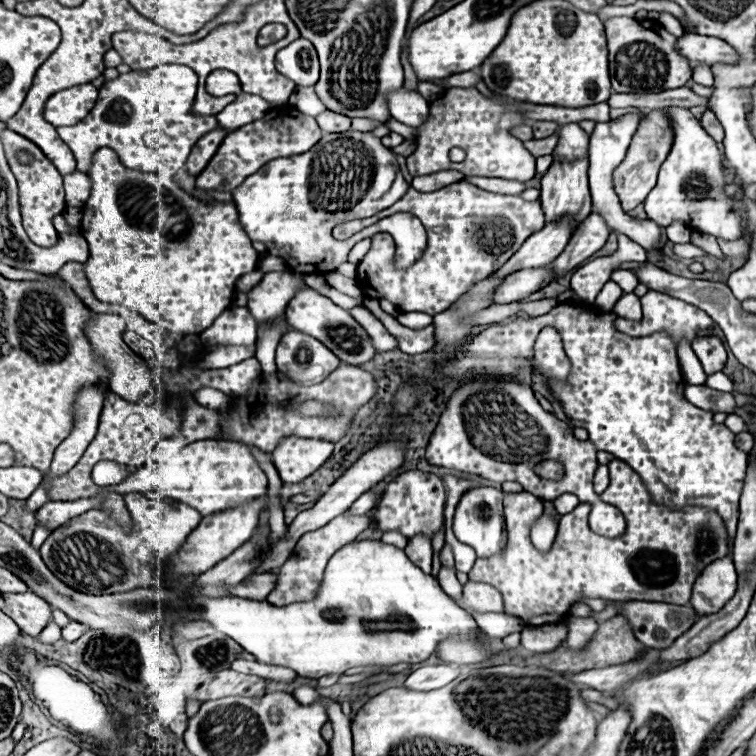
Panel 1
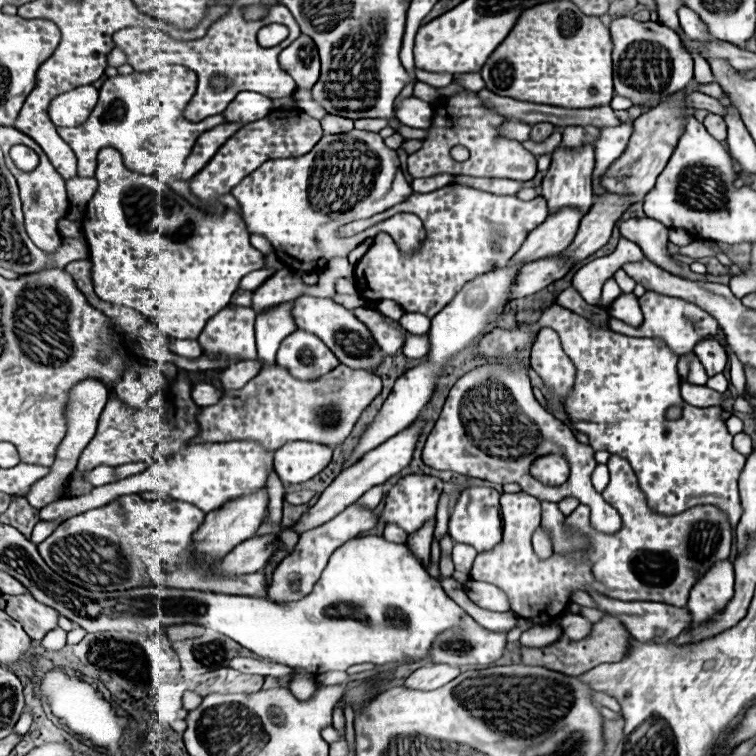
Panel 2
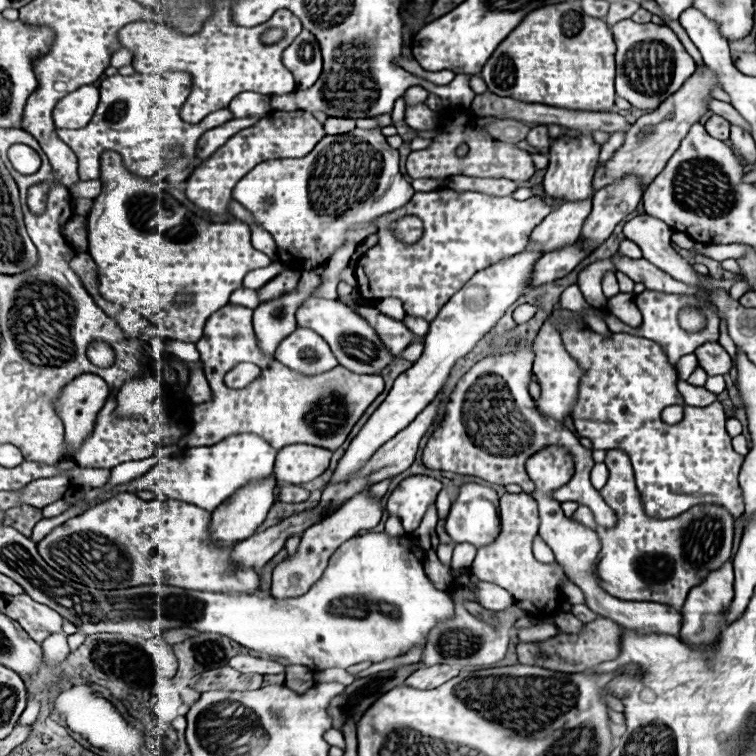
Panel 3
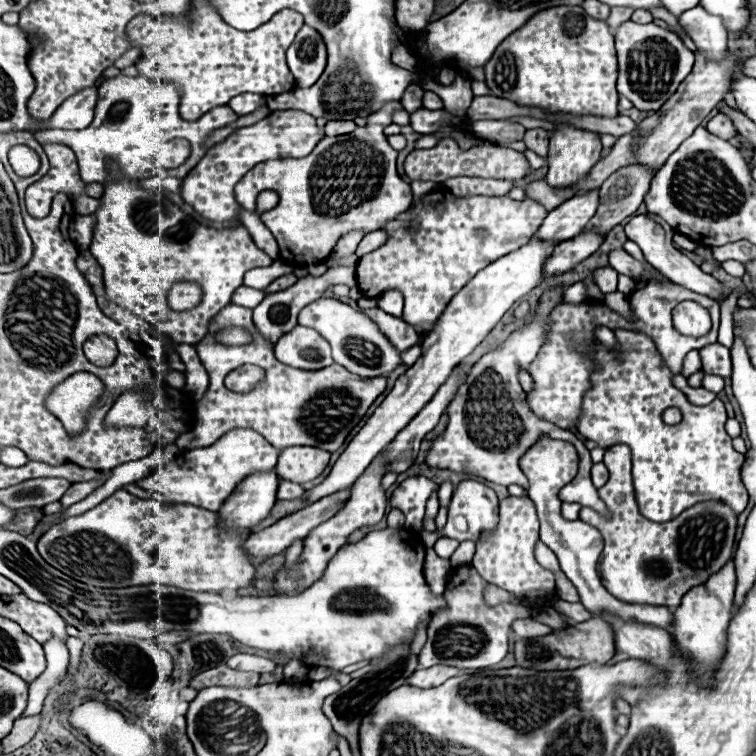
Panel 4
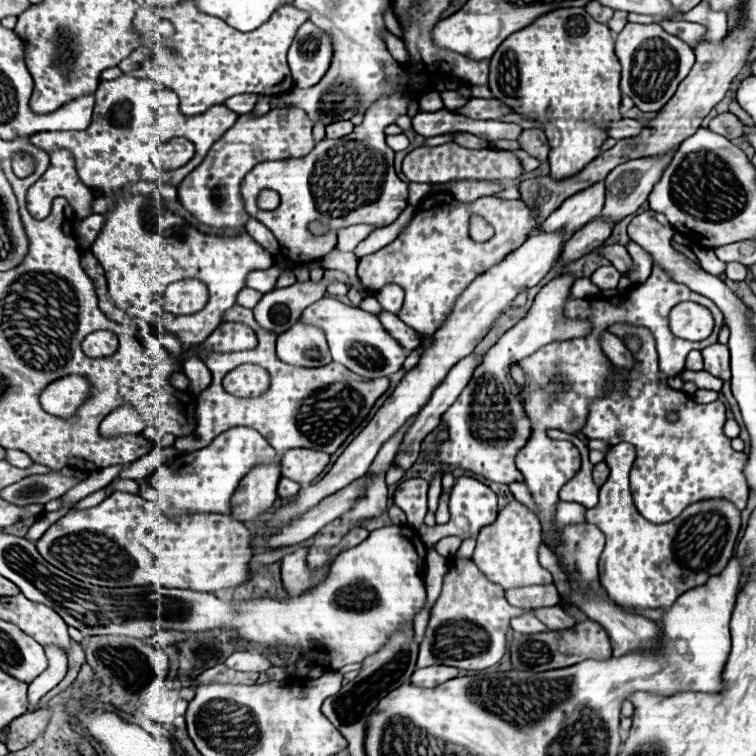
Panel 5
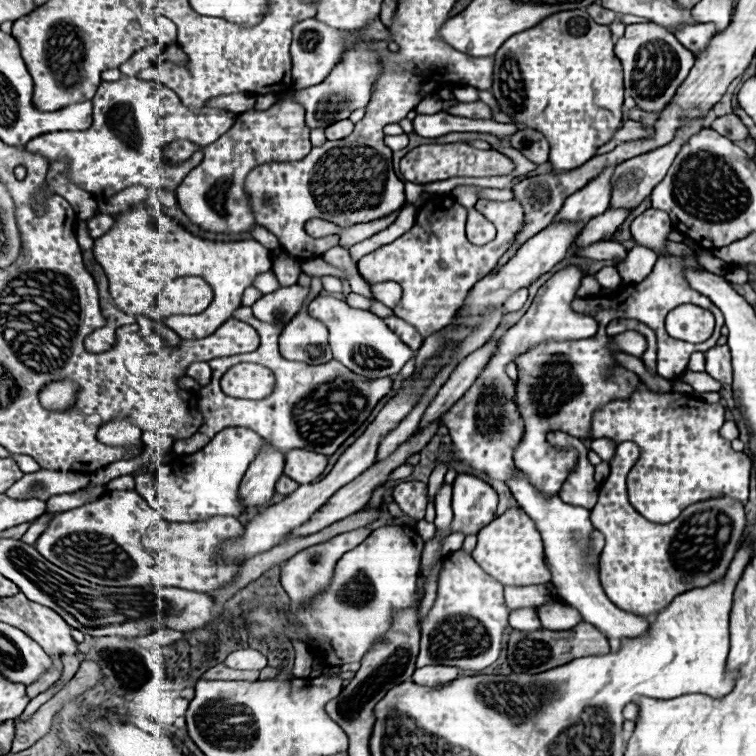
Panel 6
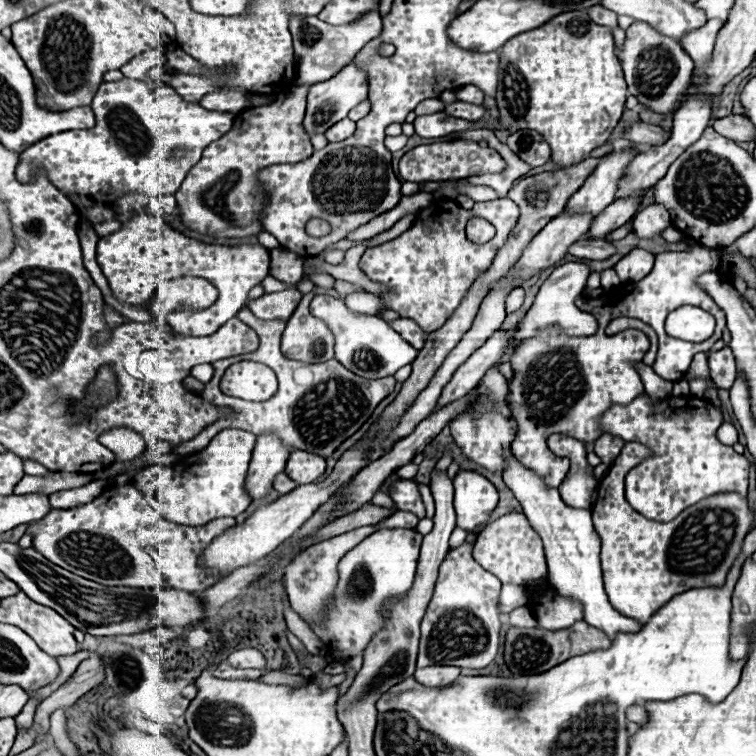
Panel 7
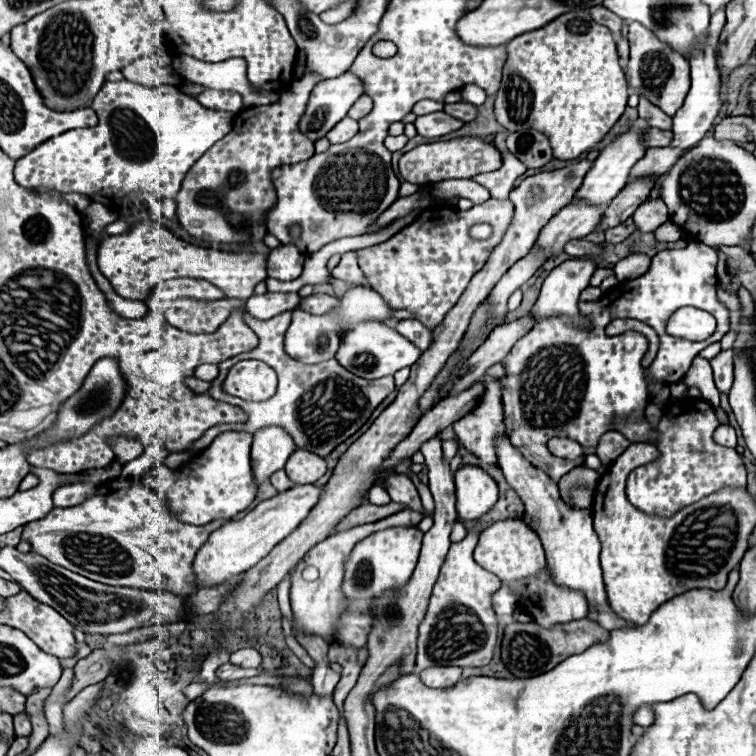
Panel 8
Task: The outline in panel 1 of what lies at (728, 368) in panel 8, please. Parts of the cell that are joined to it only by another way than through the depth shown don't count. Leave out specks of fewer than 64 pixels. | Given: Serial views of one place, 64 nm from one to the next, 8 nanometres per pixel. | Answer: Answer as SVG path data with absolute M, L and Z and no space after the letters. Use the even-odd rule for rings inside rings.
M696 336L696 340L692 340L692 350L706 374L714 374L726 364L726 348L718 336Z

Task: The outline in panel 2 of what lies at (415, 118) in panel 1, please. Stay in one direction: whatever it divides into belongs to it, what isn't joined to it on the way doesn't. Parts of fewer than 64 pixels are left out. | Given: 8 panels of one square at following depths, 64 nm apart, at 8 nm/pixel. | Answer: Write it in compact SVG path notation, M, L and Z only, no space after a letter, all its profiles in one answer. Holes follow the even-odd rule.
M408 96L394 104L396 118L410 128L428 128L432 122L432 106L416 96Z

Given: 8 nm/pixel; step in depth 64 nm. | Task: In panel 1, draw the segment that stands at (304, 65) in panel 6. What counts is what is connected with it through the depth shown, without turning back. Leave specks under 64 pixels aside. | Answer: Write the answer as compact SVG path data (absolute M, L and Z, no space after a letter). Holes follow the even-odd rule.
M304 38L294 40L276 54L276 68L296 86L314 86L320 72L316 50Z

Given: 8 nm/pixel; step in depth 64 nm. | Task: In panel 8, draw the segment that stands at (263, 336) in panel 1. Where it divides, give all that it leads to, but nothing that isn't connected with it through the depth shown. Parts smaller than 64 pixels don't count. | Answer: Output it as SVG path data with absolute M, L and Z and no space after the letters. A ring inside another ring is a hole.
M266 292L266 294L254 294L246 302L246 310L258 318L274 318L276 314L290 312L298 306L300 296L298 292Z

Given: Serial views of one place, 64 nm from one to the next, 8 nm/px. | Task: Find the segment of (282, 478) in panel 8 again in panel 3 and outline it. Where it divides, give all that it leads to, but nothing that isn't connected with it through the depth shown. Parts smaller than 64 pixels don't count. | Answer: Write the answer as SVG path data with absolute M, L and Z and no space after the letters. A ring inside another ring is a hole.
M282 486L282 490L280 490L280 500L288 502L288 504L304 502L304 500L308 500L308 496L310 496L310 492L300 486Z

